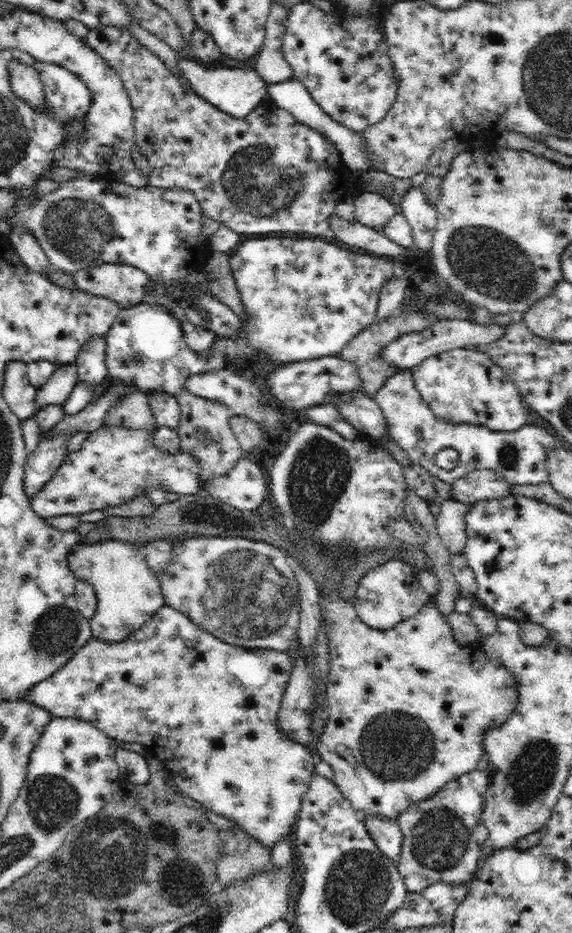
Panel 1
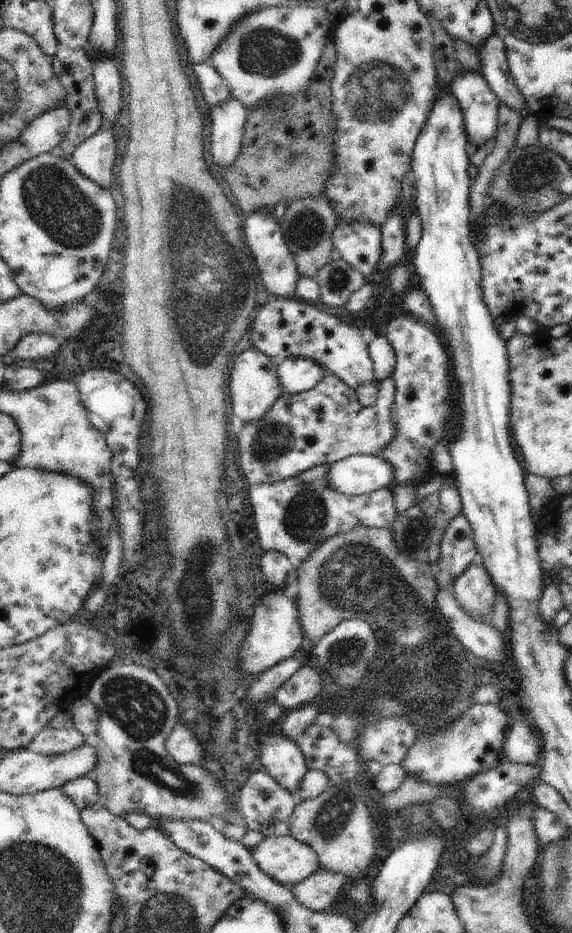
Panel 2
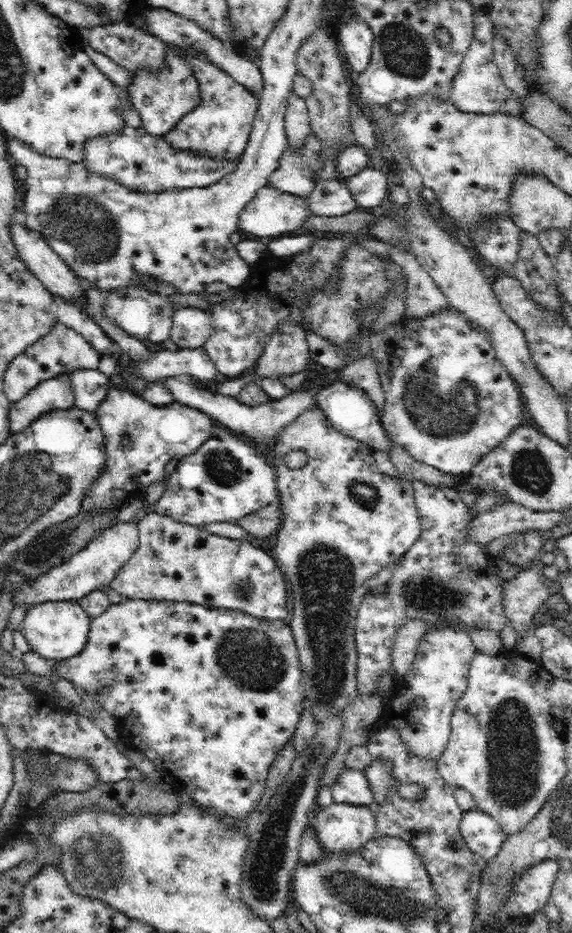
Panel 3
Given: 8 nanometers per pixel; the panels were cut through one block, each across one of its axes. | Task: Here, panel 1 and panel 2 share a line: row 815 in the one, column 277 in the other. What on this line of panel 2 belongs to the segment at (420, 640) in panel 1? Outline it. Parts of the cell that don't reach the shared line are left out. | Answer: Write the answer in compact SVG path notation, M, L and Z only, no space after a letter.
M254 346L237 356L230 372L230 382L228 382L234 416L238 416L244 423L260 420L274 406L274 402L283 394L280 380L278 380L278 366L279 361L262 354Z

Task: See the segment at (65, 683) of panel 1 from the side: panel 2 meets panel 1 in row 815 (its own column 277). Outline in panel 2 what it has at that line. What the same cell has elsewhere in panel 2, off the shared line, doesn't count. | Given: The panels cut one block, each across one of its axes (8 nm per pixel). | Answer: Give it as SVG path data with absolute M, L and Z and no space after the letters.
M257 212L247 217L246 226L244 226L244 238L255 258L261 282L271 298L292 298L295 297L296 282L301 276L298 274L294 256L290 254L290 250L284 242L284 234L280 230L280 221L276 220L272 214L273 212Z

